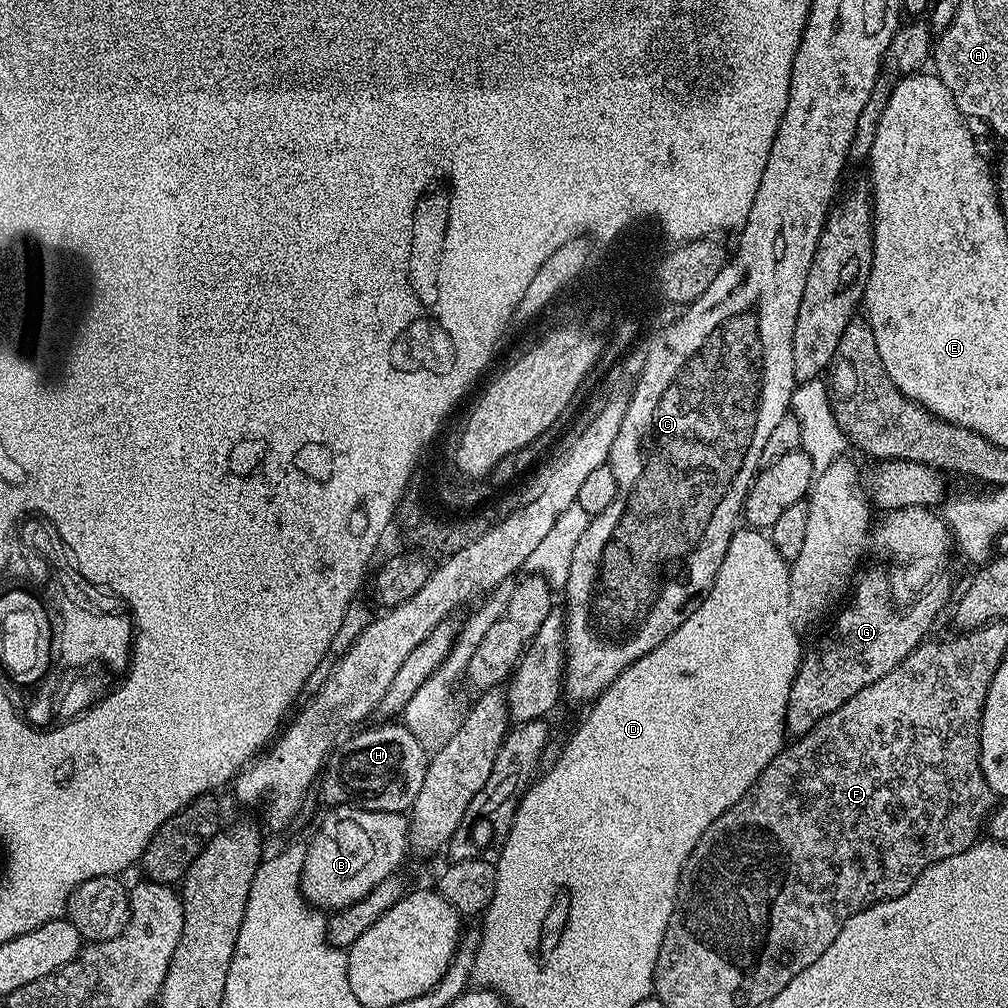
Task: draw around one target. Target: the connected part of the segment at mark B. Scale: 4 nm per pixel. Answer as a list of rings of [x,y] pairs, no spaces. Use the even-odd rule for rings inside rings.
[[[337,804],[324,816],[312,845],[307,845],[304,853],[304,873],[300,876],[300,890],[307,903],[321,910],[345,908],[370,894],[382,878],[393,875],[404,860],[404,852],[409,851],[408,822],[398,812],[375,812],[358,808],[354,804]]]

